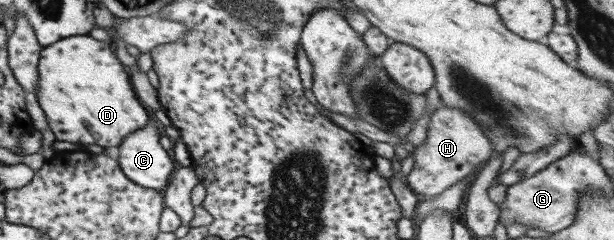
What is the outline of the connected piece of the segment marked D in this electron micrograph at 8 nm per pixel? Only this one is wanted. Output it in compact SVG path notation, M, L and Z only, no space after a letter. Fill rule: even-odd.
M91 35L62 38L42 47L35 96L55 140L82 148L91 144L106 149L121 145L129 134L147 125L147 109L137 98L123 64L111 50L114 50L112 42L99 41Z

